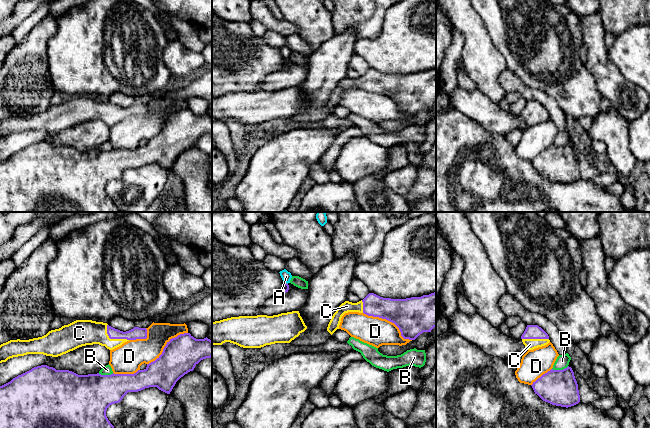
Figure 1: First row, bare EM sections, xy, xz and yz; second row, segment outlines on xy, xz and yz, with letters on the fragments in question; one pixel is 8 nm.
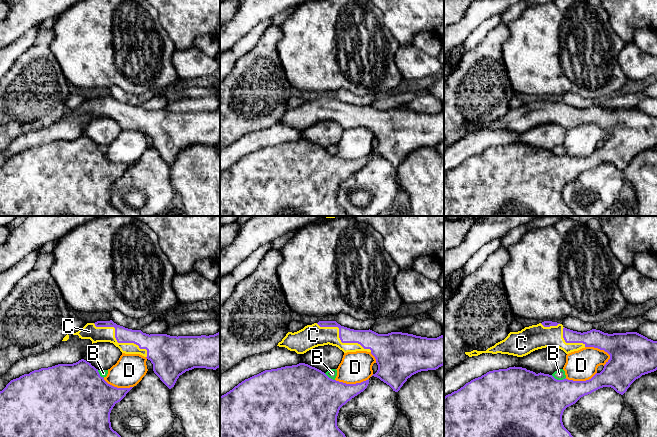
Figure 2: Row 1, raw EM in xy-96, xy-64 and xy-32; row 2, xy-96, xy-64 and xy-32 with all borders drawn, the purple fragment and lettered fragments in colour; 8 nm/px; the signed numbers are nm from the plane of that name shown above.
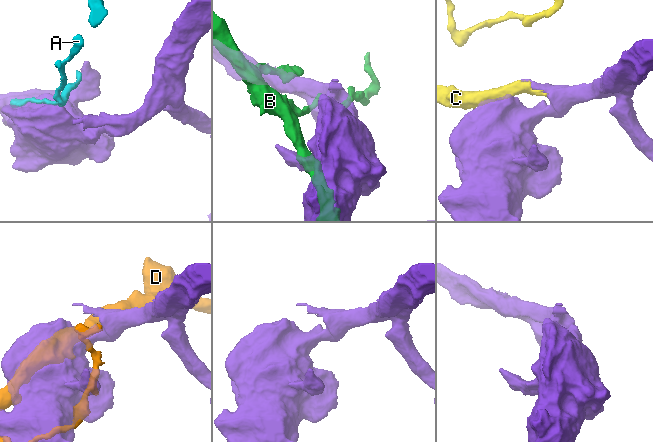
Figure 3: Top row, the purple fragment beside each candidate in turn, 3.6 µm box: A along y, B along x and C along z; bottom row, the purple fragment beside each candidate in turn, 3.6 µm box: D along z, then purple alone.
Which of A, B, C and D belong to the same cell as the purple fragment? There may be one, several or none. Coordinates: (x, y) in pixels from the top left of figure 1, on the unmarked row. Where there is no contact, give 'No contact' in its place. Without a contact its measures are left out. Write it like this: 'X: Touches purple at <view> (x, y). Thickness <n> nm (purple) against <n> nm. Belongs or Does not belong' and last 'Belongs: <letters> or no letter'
A: Touches purple at xz (285, 59). Thickness 60 nm (purple) against 90 nm. Does not belong
B: Touches purple at yz (560, 146). Thickness 280 nm (purple) against 110 nm. Does not belong
C: Touches purple at xy (113, 114). Thickness 100 nm (purple) against 200 nm. Belongs
D: Touches purple at xz (389, 96). Thickness 300 nm (purple) against 240 nm. Does not belong
Belongs: C

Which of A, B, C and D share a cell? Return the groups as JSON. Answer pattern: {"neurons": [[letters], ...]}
{"neurons": [["A"], ["B"], ["C"], ["D"]]}

